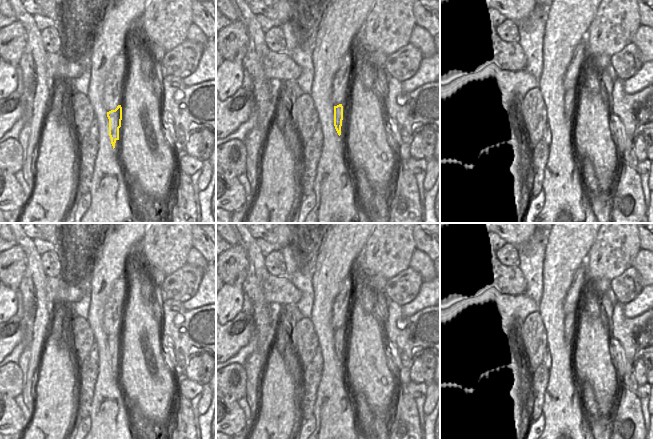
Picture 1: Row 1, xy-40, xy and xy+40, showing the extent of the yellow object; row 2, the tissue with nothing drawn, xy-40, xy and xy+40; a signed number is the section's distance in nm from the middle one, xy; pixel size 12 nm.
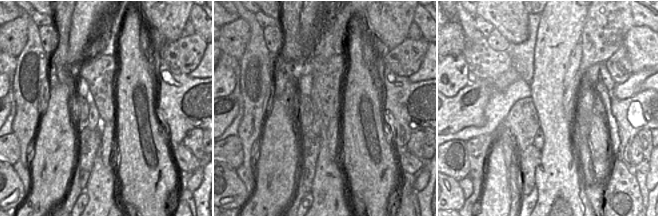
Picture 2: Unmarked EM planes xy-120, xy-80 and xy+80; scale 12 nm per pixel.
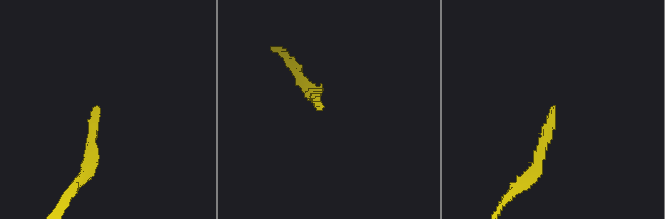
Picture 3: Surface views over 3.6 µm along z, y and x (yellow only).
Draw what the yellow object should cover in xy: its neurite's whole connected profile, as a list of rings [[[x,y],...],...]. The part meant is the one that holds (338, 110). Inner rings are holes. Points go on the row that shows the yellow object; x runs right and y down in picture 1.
[[[346,90],[343,103],[334,106],[334,126],[339,136],[341,135],[342,121],[343,120],[347,121],[348,119],[350,102],[351,102],[351,90]]]

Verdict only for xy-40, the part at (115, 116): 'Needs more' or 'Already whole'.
Already whole.

